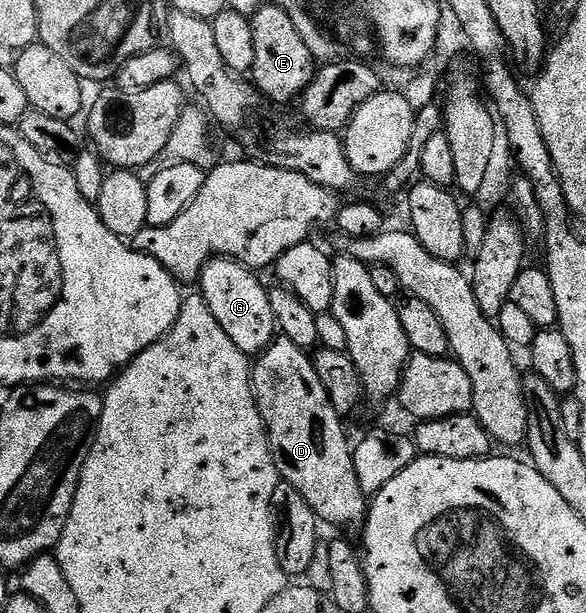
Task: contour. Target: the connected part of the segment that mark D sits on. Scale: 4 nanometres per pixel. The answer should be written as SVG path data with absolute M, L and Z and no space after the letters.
M285 338L274 339L253 361L250 385L260 418L266 423L279 477L302 495L323 525L365 525L368 498L360 490L360 478L356 478L352 444L346 441L343 417L336 414L328 390L320 386L320 374L316 374L307 349Z

